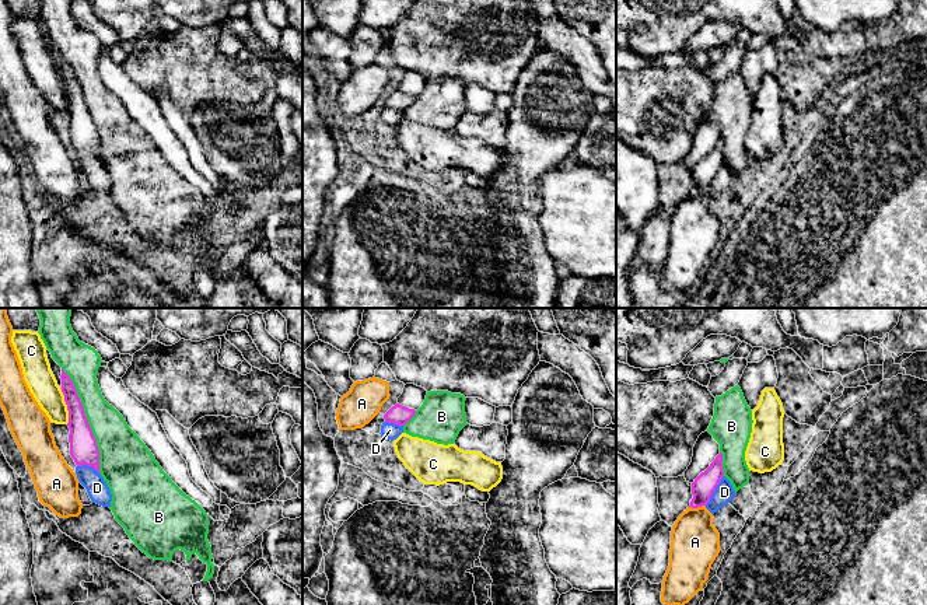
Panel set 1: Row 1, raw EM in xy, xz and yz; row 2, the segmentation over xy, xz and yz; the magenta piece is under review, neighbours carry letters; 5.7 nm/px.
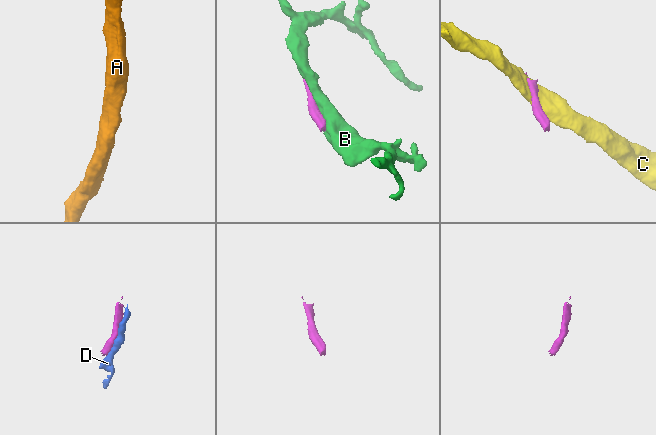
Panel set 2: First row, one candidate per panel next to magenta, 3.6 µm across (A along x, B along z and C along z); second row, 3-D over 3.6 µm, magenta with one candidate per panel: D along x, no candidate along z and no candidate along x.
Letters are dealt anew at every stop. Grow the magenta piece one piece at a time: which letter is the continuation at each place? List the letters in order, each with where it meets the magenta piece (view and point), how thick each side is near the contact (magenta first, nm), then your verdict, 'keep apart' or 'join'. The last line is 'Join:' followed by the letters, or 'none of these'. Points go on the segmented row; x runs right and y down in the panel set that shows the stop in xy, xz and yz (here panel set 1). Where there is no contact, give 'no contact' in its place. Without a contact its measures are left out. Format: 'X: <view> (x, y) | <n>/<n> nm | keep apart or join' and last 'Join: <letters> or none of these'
A: yz (696, 507) | 130/280 nm | keep apart
B: xy (87, 420) | 160/240 nm | keep apart
C: xy (67, 406) | 160/160 nm | keep apart
D: yz (714, 489) | 130/110 nm | keep apart
Join: none of these

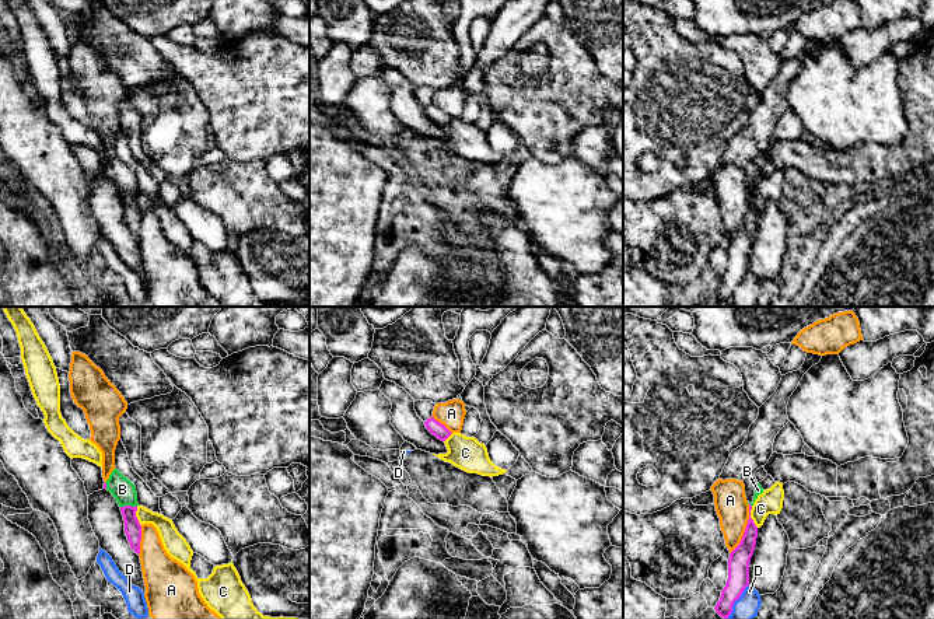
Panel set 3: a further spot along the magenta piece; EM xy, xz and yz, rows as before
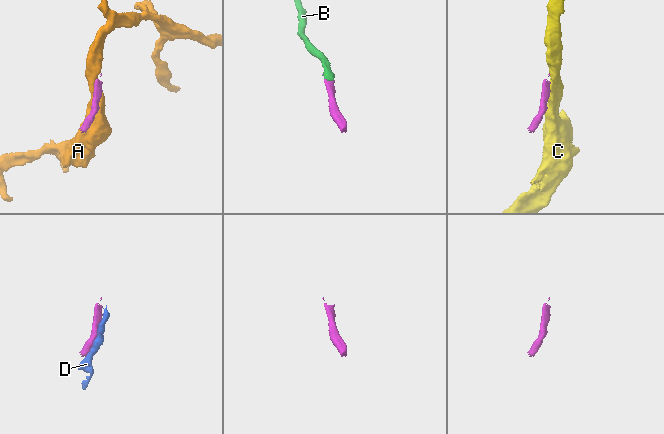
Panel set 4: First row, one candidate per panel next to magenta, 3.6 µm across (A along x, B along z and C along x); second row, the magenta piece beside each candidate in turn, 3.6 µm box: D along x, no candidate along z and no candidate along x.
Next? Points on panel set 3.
A: yz (745, 530) | 130/190 nm | keep apart
B: xy (128, 506) | 100/140 nm | join
C: yz (749, 517) | 120/140 nm | keep apart
D: yz (735, 600) | 130/140 nm | keep apart
Join: B

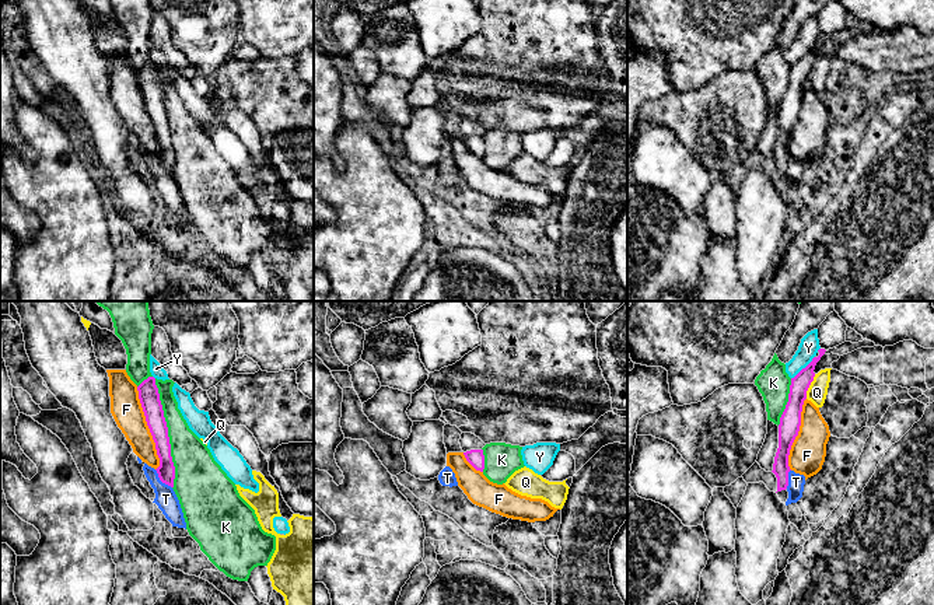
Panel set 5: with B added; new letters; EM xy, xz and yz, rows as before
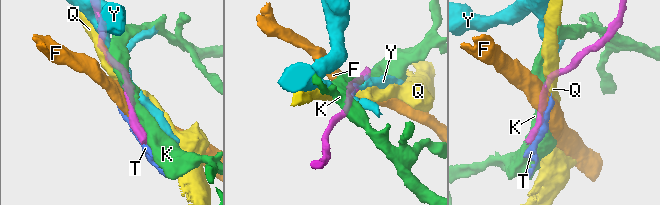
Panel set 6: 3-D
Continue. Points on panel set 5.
F: xy (149, 427) | 120/180 nm | keep apart
K: xy (167, 433) | 120/240 nm | keep apart
Q: yz (808, 387) | 120/120 nm | keep apart
T: xy (161, 481) | 100/120 nm | keep apart
Y: yz (803, 369) | 110/120 nm | keep apart
Join: none of these

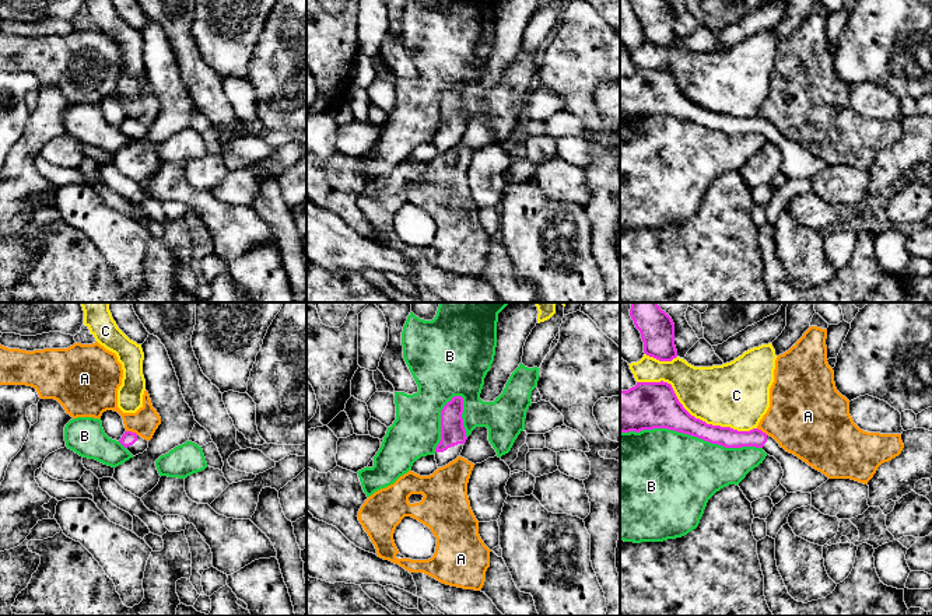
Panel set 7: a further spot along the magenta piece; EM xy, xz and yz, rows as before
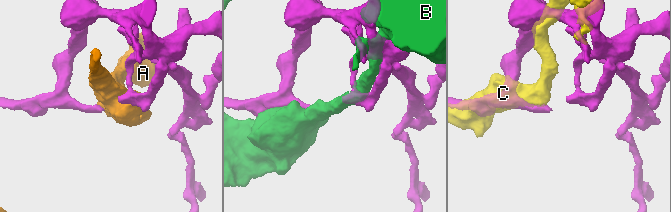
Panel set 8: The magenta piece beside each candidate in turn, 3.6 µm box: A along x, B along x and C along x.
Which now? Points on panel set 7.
A: xy (130, 431) | 80/160 nm | keep apart
B: yz (692, 434) | 240/480 nm | keep apart
C: yz (693, 416) | 280/360 nm | keep apart
Join: none of these

